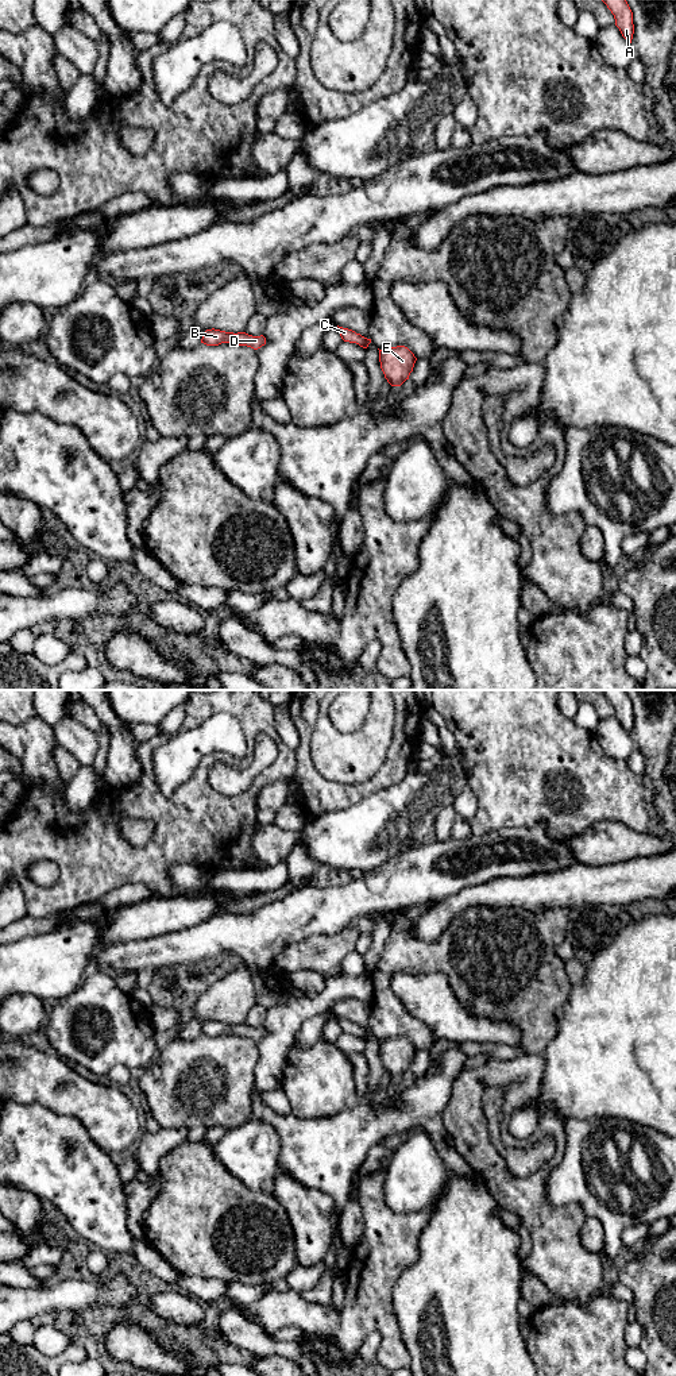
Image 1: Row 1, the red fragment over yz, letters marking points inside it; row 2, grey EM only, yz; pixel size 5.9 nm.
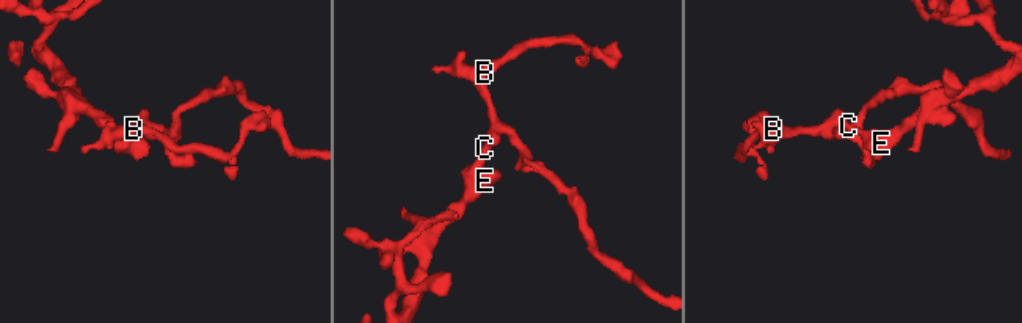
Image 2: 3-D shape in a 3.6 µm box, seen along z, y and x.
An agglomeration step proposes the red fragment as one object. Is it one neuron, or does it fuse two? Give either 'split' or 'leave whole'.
leave whole

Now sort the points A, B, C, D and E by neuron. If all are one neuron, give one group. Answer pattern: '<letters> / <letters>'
A B C D E

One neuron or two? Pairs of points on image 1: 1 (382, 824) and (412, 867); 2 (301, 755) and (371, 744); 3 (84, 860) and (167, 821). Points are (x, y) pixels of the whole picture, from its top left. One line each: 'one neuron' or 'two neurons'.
1: two neurons
2: two neurons
3: one neuron

